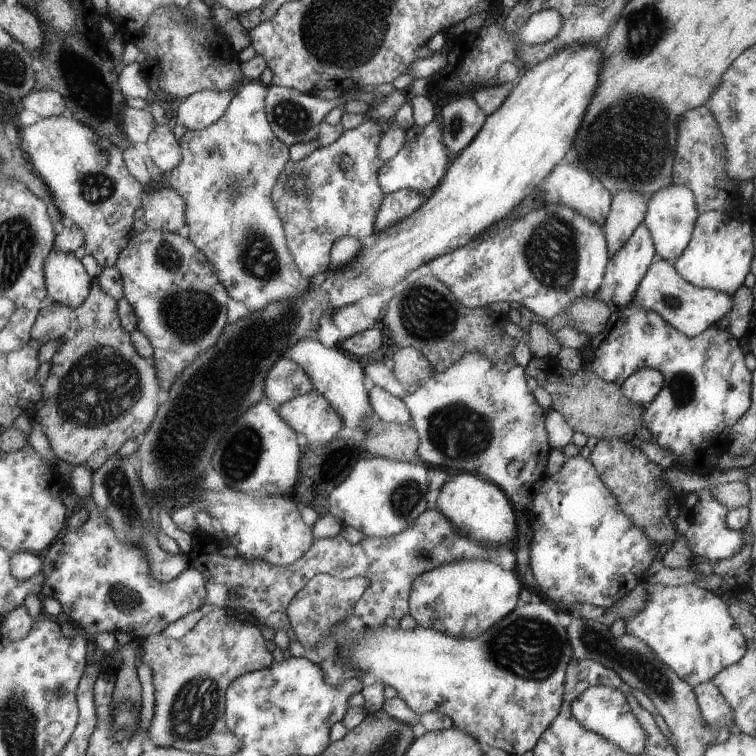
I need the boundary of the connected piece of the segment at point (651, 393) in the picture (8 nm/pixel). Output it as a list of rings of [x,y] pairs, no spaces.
[[[652,368],[636,370],[620,385],[624,397],[640,405],[650,404],[663,391],[663,387],[663,374]]]

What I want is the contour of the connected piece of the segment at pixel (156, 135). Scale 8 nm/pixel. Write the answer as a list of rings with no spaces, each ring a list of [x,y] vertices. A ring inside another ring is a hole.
[[[155,123],[146,144],[148,144],[149,158],[161,171],[172,171],[176,168],[176,164],[180,164],[182,152],[179,141],[166,125]]]

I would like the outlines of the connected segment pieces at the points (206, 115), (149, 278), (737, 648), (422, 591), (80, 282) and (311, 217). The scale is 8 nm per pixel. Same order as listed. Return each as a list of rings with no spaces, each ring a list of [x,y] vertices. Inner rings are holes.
[[[233,90],[196,92],[188,96],[177,110],[171,110],[170,119],[184,126],[186,130],[202,130],[226,114],[234,94]]]
[[[147,229],[132,236],[115,266],[122,278],[124,298],[137,318],[137,329],[152,344],[160,388],[170,390],[200,352],[214,348],[220,338],[220,330],[228,322],[227,288],[200,249],[168,231]]]
[[[649,584],[648,598],[638,616],[626,621],[626,634],[644,640],[652,654],[674,670],[688,684],[701,684],[715,679],[728,666],[739,663],[747,655],[747,640],[735,618],[728,612],[724,597],[695,584],[661,586]]]
[[[468,558],[452,560],[420,574],[408,598],[409,614],[417,626],[432,628],[455,638],[477,639],[516,609],[522,584],[514,570],[506,572],[490,561]]]
[[[52,250],[52,255],[48,256],[48,268],[44,268],[43,272],[48,272],[47,292],[52,292],[50,298],[53,298],[54,302],[58,302],[58,304],[68,306],[68,308],[78,308],[91,293],[94,279],[88,275],[82,262],[76,258],[74,253]]]
[[[366,118],[360,126],[344,130],[336,142],[320,146],[298,162],[288,162],[284,166],[284,175],[294,170],[308,172],[308,197],[288,192],[288,180],[283,176],[276,180],[272,188],[272,202],[276,204],[280,220],[283,220],[292,260],[308,280],[330,270],[331,249],[336,240],[346,236],[362,240],[375,232],[376,212],[379,212],[385,196],[378,178],[380,166],[384,163],[376,158],[385,128],[384,121]]]

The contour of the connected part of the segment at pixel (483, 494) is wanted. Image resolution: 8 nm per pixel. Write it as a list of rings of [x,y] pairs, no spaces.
[[[457,472],[450,482],[442,486],[435,508],[452,522],[456,532],[470,536],[472,540],[480,540],[484,544],[510,544],[518,536],[518,518],[514,512],[515,506],[510,504],[511,500],[506,496],[498,485],[494,486],[476,474]]]

